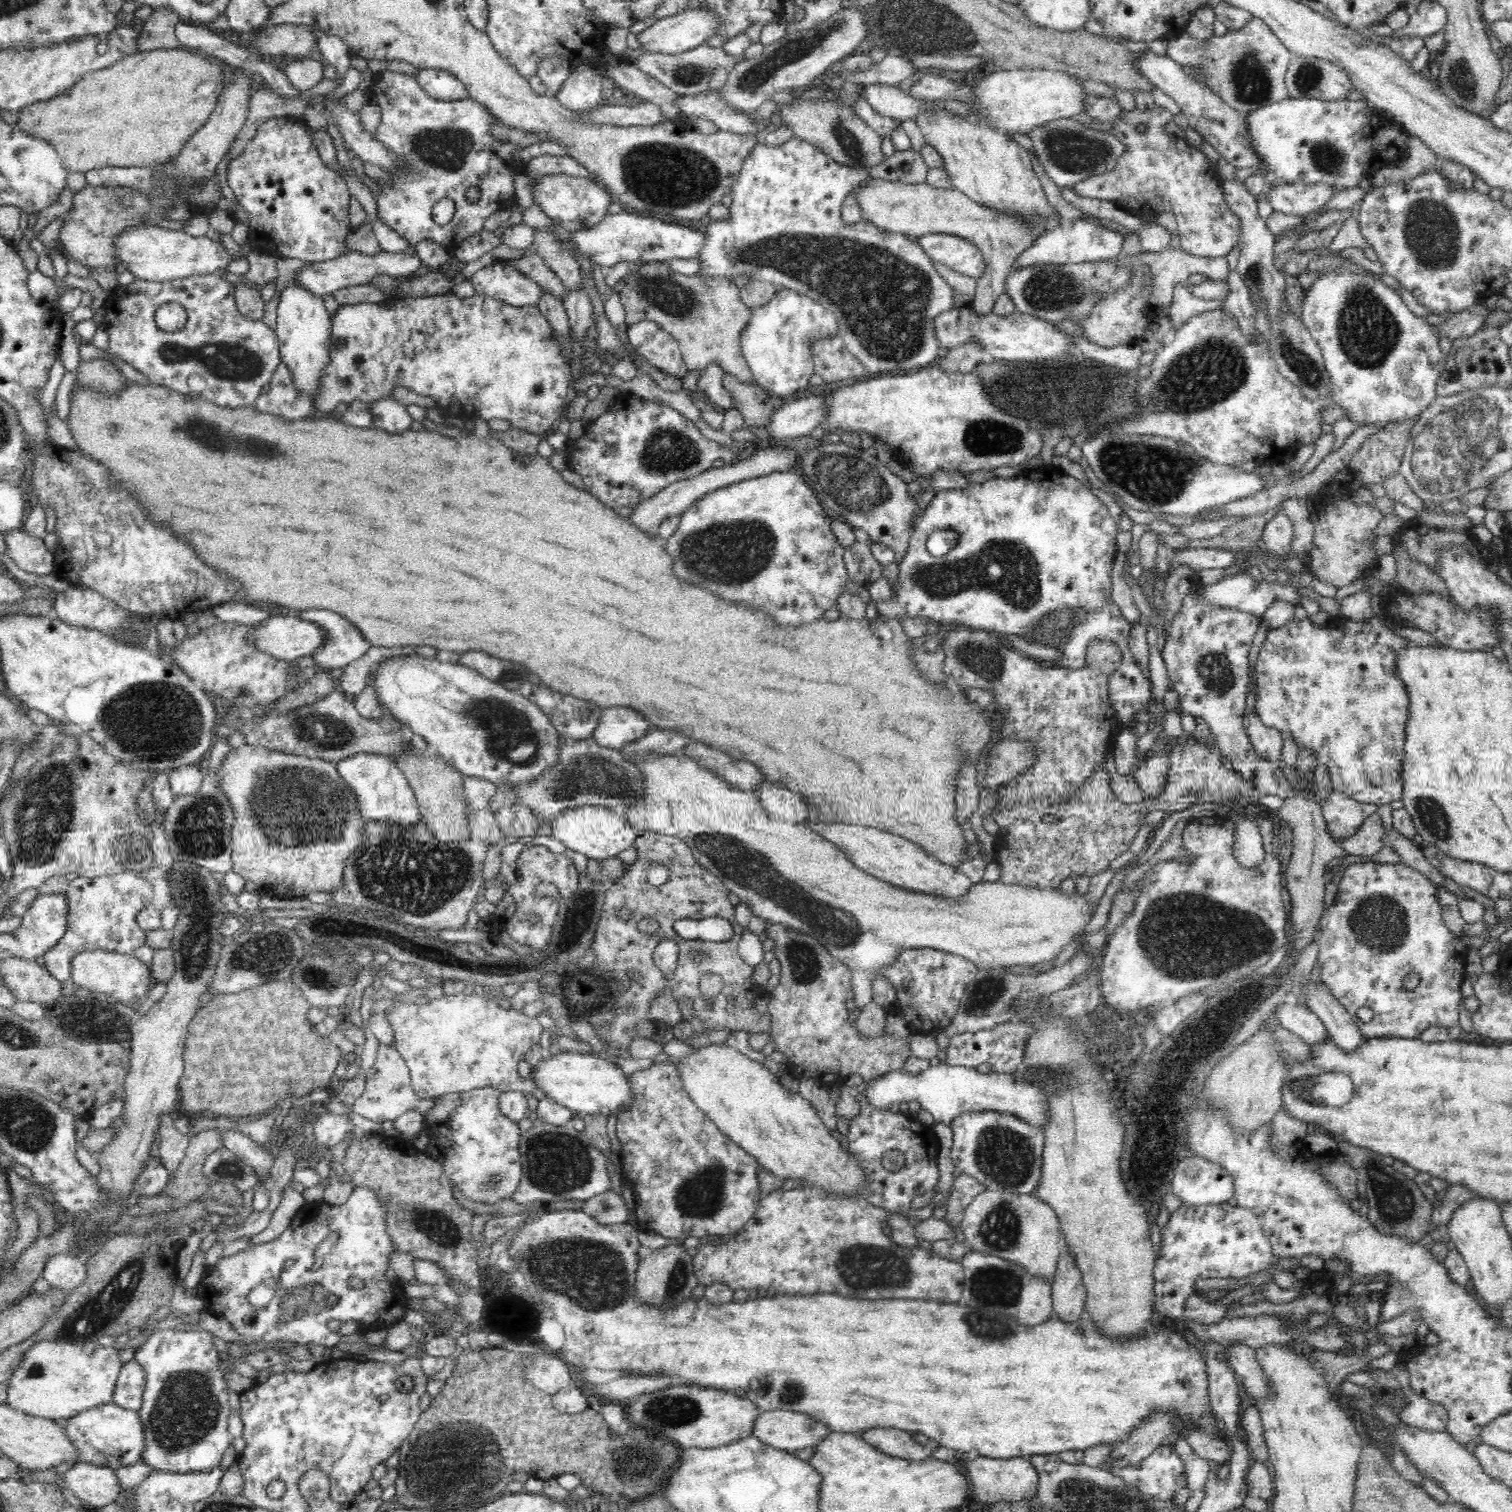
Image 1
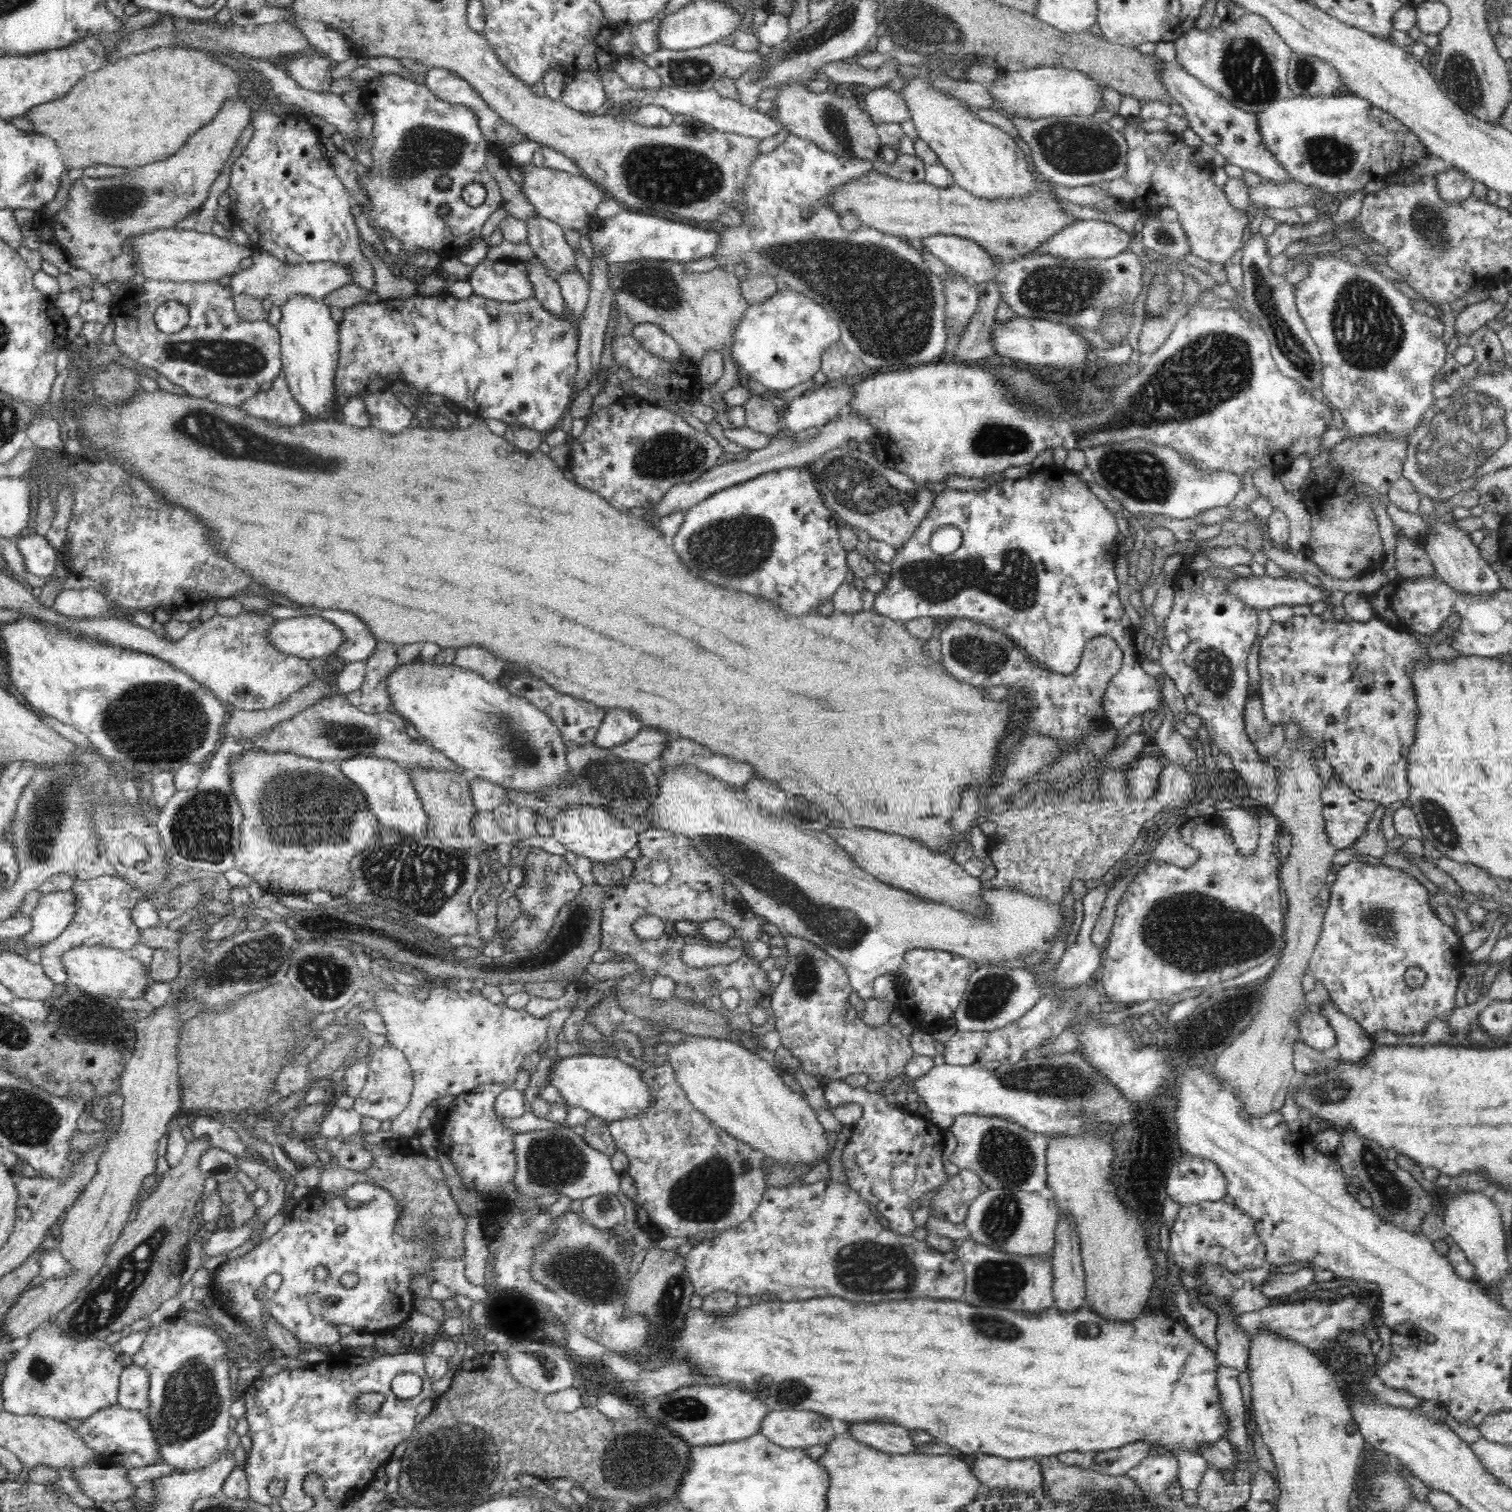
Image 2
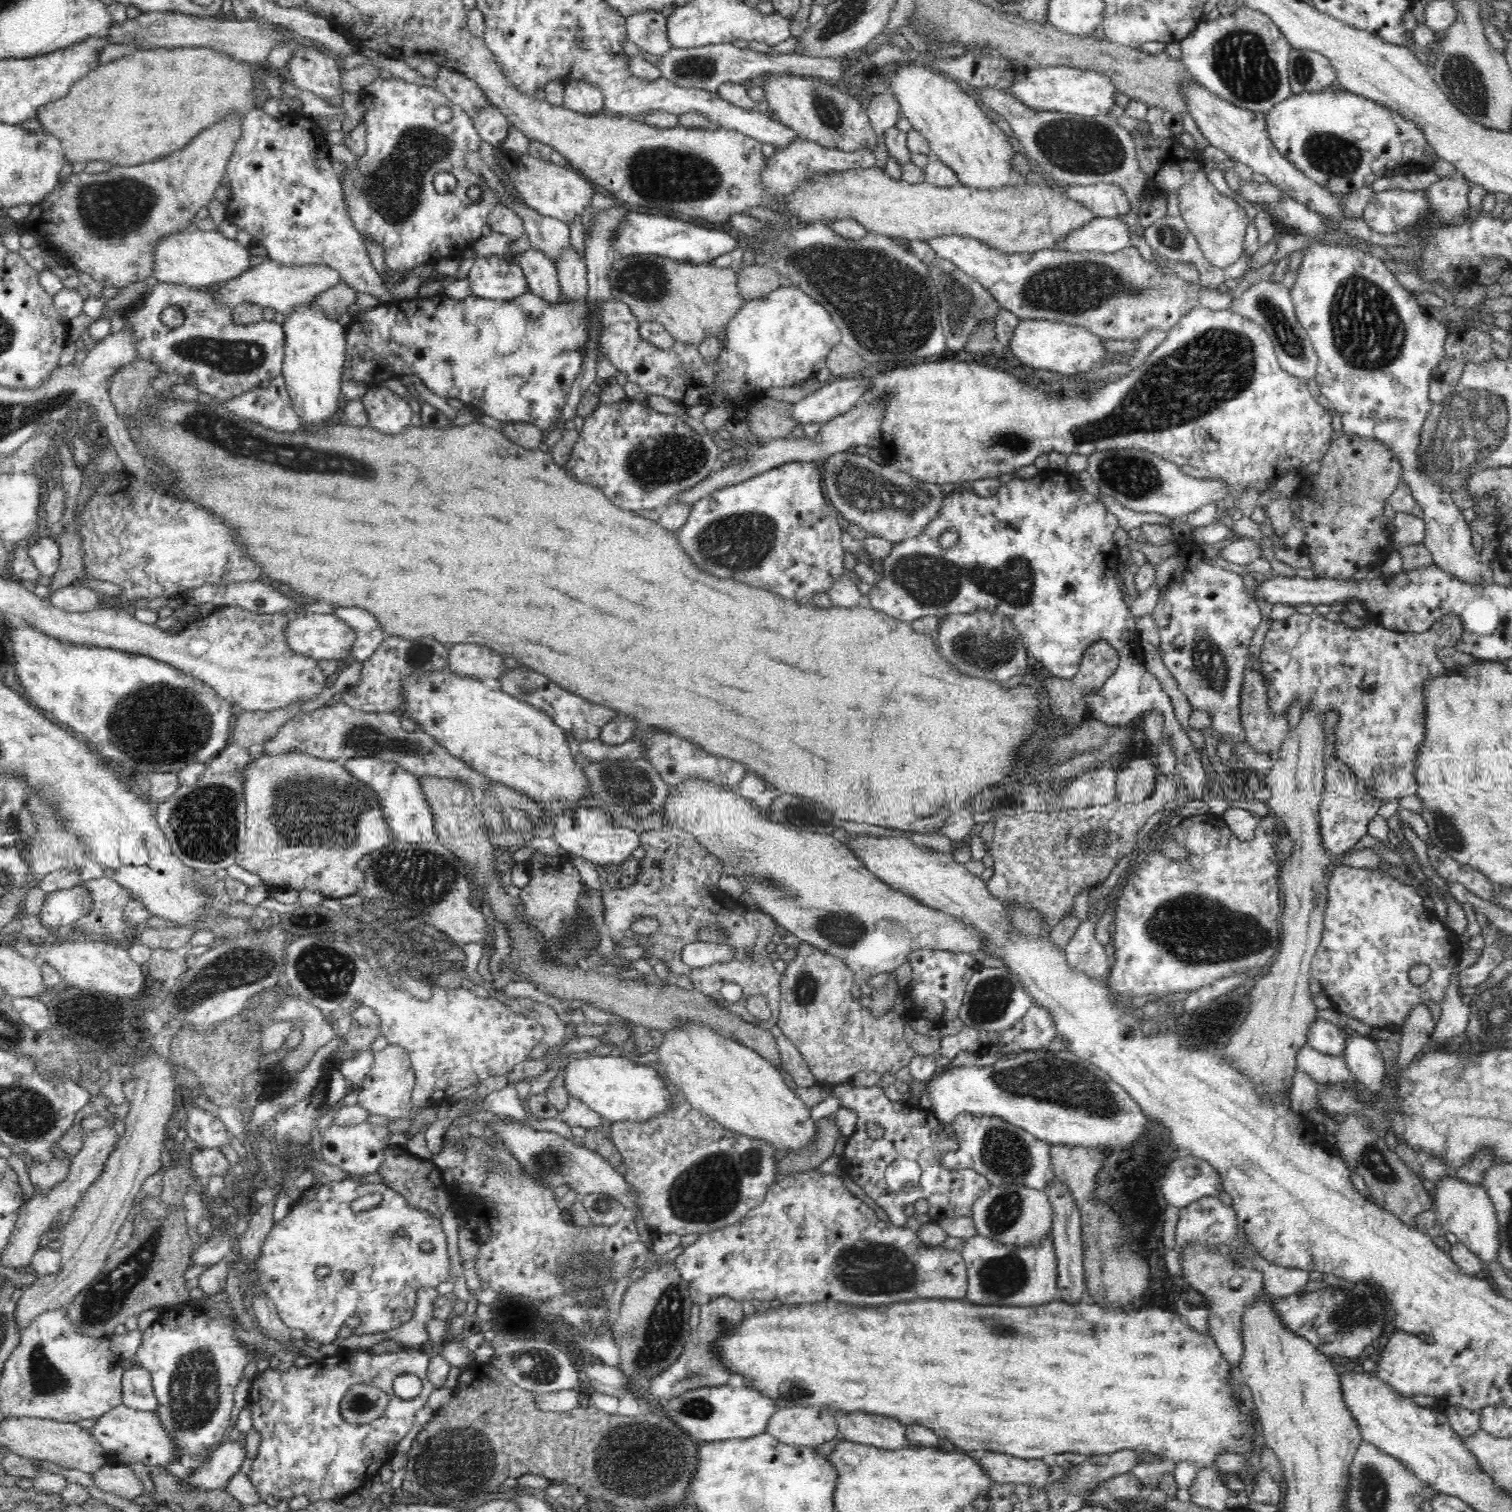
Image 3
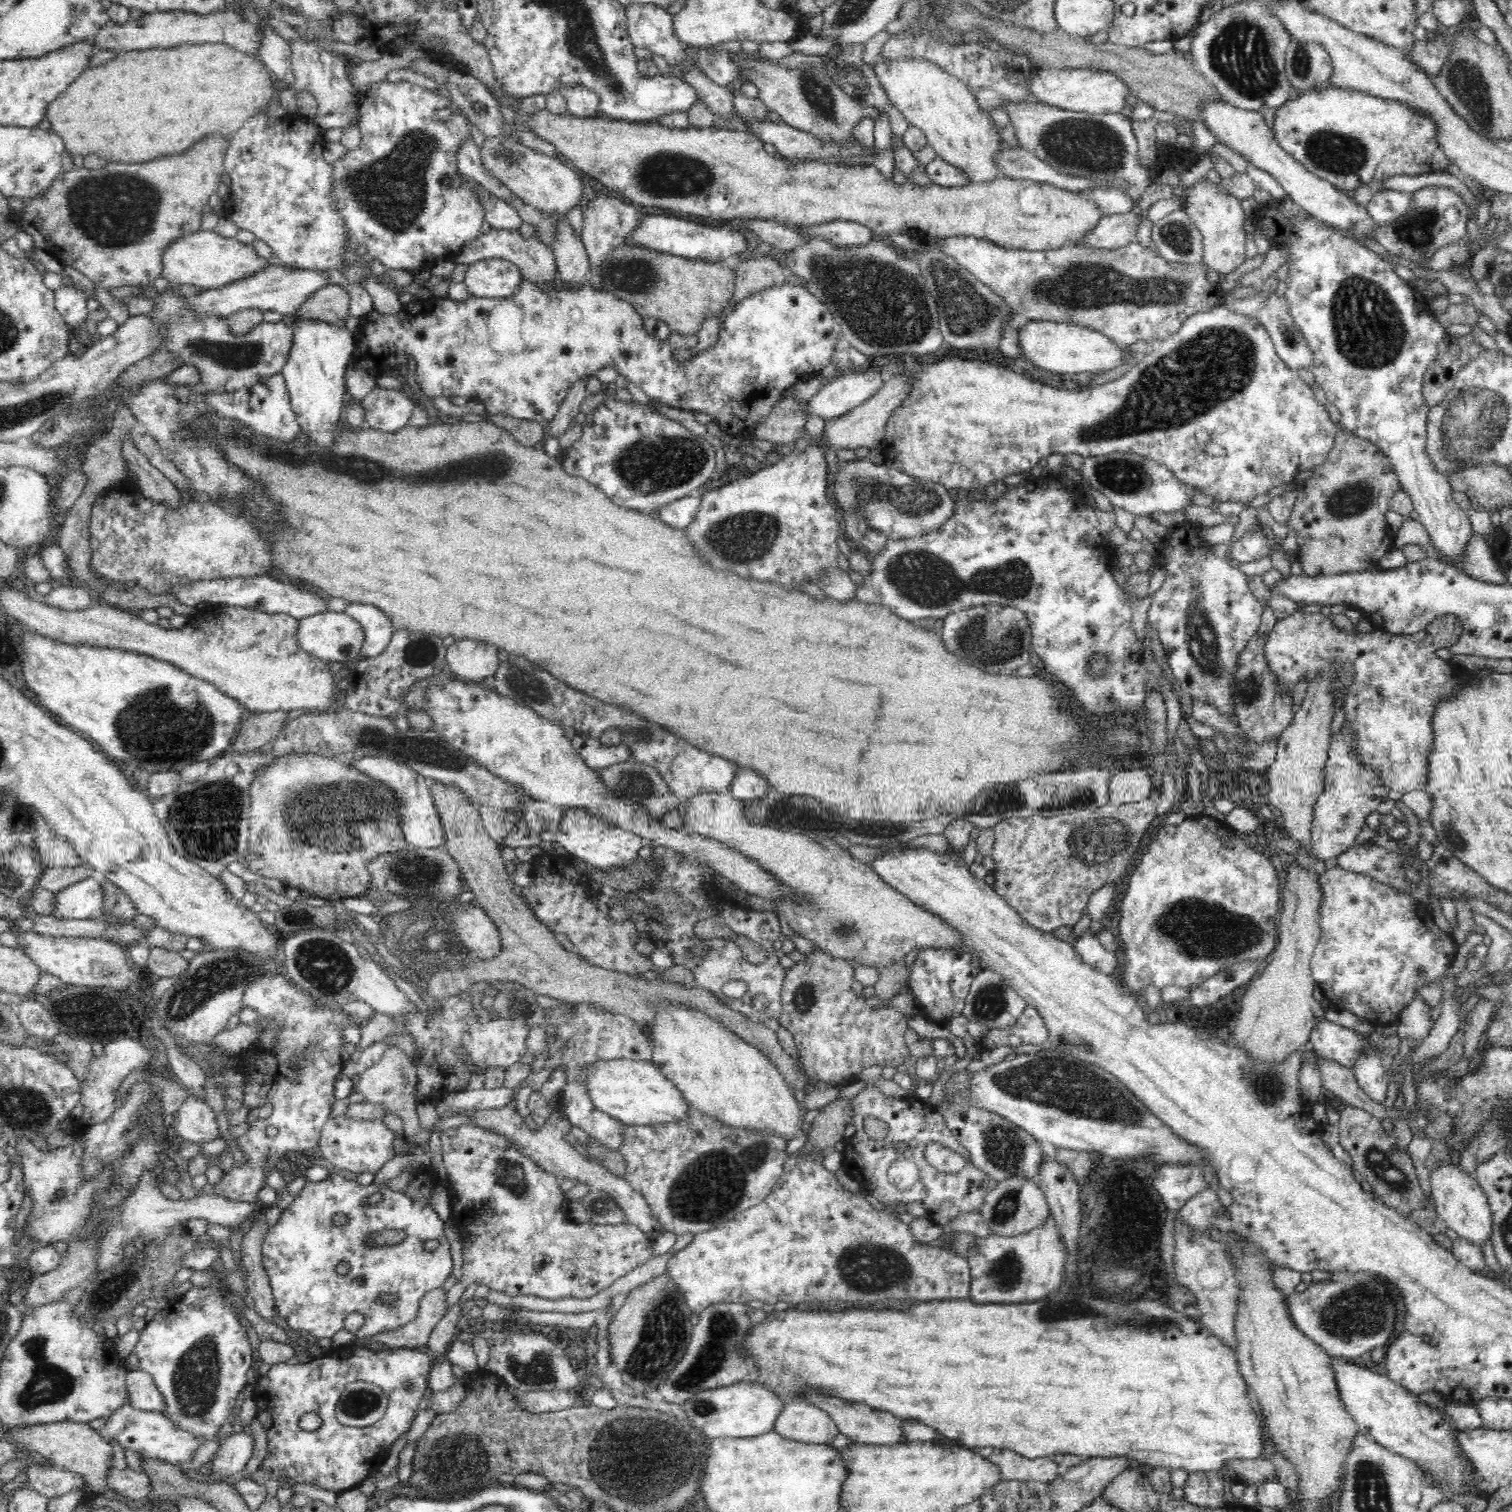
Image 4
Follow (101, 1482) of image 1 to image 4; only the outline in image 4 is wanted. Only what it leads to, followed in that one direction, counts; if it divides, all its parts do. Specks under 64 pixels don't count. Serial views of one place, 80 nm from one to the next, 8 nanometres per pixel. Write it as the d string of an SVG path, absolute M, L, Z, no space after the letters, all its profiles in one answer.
M111 1468L108 1472L110 1488L132 1500L142 1500L152 1492L152 1481L146 1471L134 1468Z

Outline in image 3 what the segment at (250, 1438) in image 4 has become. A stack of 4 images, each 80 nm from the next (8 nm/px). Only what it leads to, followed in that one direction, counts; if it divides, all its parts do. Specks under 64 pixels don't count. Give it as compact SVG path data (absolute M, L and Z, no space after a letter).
M227 1440L222 1442L200 1468L193 1470L191 1476L184 1481L192 1487L213 1489L227 1486L228 1481L234 1474L240 1472L242 1462L246 1460L246 1441Z

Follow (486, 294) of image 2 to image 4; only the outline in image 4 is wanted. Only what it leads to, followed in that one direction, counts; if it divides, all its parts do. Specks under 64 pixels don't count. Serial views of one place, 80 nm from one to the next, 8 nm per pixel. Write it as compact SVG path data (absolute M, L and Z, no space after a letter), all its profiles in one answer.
M502 258L482 259L467 265L464 285L472 297L503 299L512 296L522 282L520 269Z

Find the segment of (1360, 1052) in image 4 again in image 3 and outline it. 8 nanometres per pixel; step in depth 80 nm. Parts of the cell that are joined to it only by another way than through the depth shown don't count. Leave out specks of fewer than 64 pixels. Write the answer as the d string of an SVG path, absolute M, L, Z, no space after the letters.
M1318 1017L1310 1026L1307 1044L1322 1054L1344 1058L1348 1046L1348 1033L1346 1029Z

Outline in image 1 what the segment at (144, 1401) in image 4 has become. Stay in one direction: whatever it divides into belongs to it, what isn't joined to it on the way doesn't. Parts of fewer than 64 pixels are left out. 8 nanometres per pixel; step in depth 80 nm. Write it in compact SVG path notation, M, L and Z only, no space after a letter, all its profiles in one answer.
M134 1359L126 1362L119 1372L113 1402L126 1410L139 1411L144 1404L147 1376L144 1367Z

